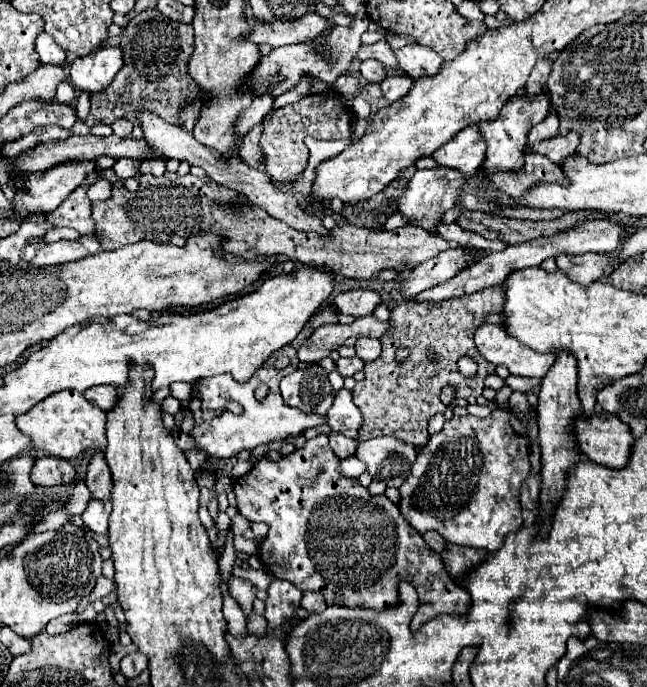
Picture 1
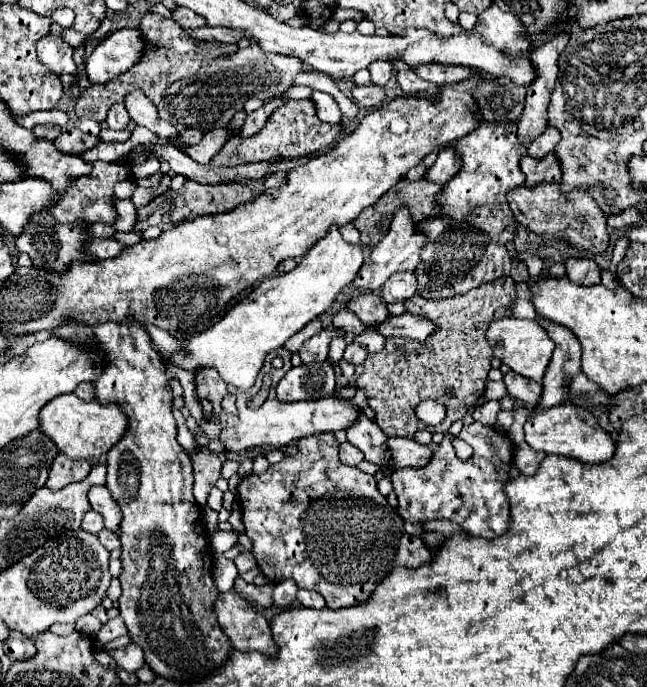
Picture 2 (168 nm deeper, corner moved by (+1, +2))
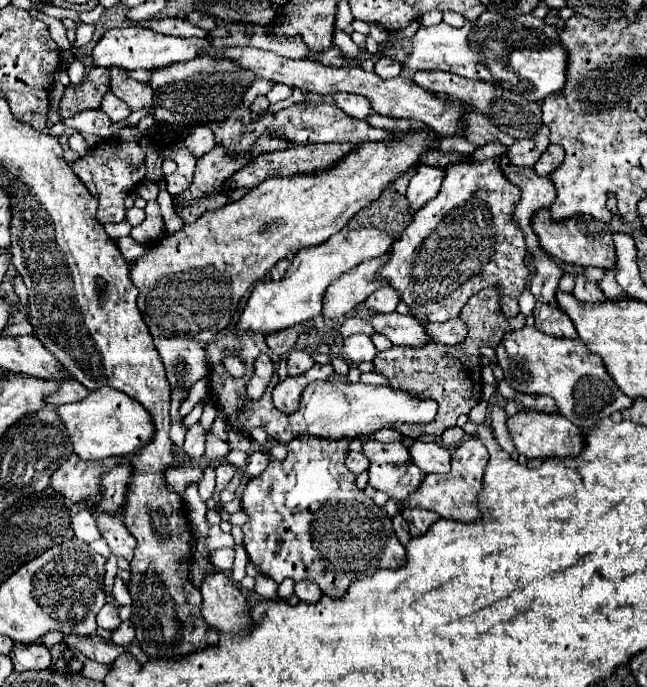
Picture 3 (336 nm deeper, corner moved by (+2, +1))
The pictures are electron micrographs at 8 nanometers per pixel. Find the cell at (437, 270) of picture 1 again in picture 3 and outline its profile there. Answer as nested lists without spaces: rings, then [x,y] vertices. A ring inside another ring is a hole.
[[[392,285],[380,287],[366,301],[370,311],[374,311],[374,313],[392,313],[392,311],[396,311],[398,303],[400,303],[400,291],[394,289]]]

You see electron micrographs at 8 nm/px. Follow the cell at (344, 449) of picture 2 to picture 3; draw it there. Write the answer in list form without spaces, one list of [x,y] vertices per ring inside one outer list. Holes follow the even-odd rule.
[[[348,451],[348,453],[346,453],[346,465],[348,465],[348,469],[350,469],[352,473],[358,475],[358,473],[362,473],[362,471],[368,469],[368,459],[366,459],[364,453]]]

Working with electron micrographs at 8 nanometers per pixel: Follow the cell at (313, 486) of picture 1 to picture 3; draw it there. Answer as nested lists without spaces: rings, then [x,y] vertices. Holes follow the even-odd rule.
[[[292,439],[286,445],[288,457],[284,461],[272,459],[258,477],[248,481],[242,495],[242,509],[250,515],[250,521],[242,525],[244,547],[250,561],[276,583],[282,583],[286,577],[296,583],[314,581],[324,595],[340,599],[354,579],[370,577],[382,567],[398,569],[406,563],[406,547],[398,537],[394,539],[392,519],[356,487],[356,475],[344,465],[348,443],[350,439]]]

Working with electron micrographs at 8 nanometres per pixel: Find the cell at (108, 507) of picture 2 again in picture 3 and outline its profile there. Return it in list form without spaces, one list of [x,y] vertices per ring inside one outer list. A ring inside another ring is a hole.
[[[100,513],[96,517],[96,525],[100,535],[106,539],[106,543],[110,545],[110,551],[116,557],[124,557],[124,559],[132,559],[134,549],[136,549],[136,541],[132,539],[132,535],[126,531],[124,523],[120,517],[116,517],[114,513]]]

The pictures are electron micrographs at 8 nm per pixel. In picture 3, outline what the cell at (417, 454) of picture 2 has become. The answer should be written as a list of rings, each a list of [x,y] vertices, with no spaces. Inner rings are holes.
[[[416,439],[410,447],[412,463],[418,465],[424,473],[444,473],[450,467],[450,451],[440,447],[436,441]]]

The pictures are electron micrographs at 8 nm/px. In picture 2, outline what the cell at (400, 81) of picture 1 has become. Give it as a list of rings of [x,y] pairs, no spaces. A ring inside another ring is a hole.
[[[355,86],[351,88],[351,100],[361,108],[375,108],[385,100],[385,90],[381,86]]]

